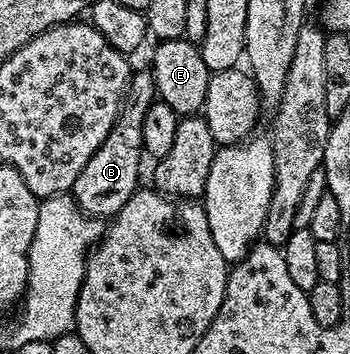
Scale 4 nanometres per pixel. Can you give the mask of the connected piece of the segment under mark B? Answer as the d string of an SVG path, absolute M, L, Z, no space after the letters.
M137 71L121 105L120 118L116 120L106 141L102 142L94 157L86 162L85 169L75 179L70 194L79 208L93 219L106 220L115 216L138 190L140 160L144 158L142 122L145 120L146 110L154 103L155 98L155 84L151 71Z

